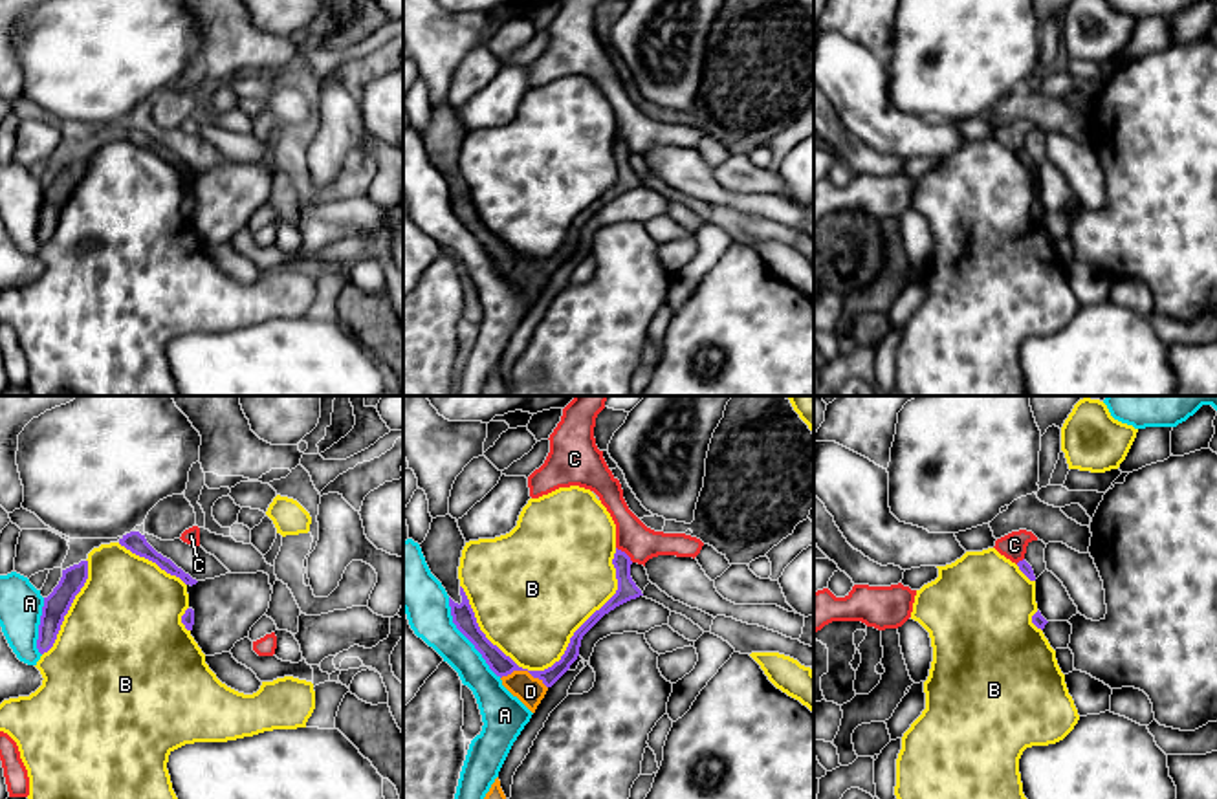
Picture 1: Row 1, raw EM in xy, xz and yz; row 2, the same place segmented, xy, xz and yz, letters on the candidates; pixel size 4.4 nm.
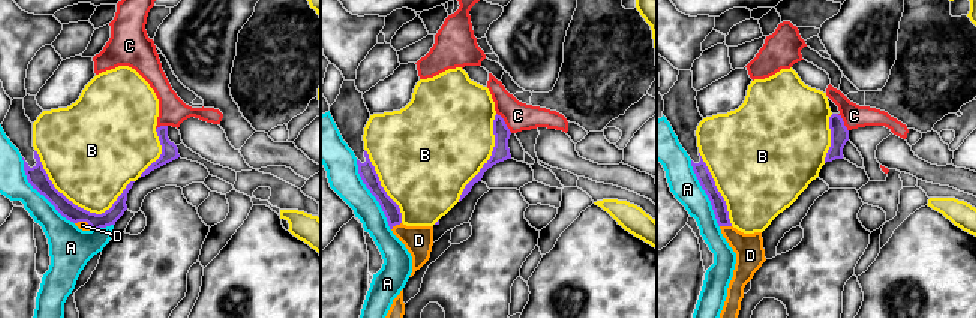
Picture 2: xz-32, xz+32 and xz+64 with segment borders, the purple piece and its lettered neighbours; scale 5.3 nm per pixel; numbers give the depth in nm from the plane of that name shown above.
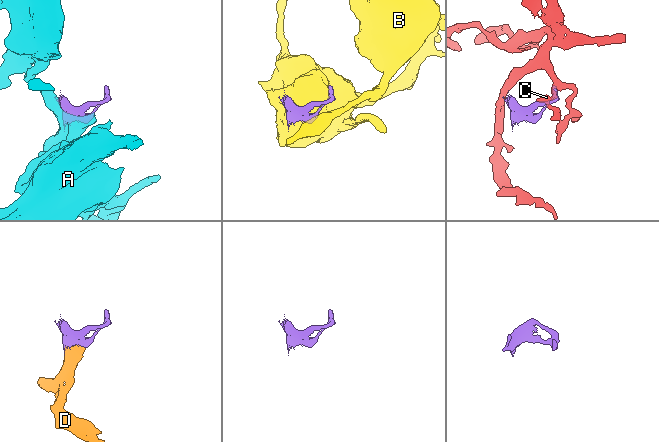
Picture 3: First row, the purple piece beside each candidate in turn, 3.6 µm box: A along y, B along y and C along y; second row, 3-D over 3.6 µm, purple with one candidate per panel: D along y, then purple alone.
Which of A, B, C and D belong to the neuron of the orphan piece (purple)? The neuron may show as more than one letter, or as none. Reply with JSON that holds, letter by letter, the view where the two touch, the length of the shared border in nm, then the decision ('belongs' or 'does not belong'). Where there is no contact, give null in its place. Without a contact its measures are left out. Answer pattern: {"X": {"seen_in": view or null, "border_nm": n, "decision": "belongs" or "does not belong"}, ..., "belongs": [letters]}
{"A": {"seen_in": "xz", "border_nm": 420, "decision": "does not belong"}, "B": {"seen_in": "xz", "border_nm": 700, "decision": "does not belong"}, "C": {"seen_in": "xz", "border_nm": 100, "decision": "does not belong"}, "D": {"seen_in": "xz", "border_nm": 220, "decision": "belongs"}, "belongs": ["D"]}

